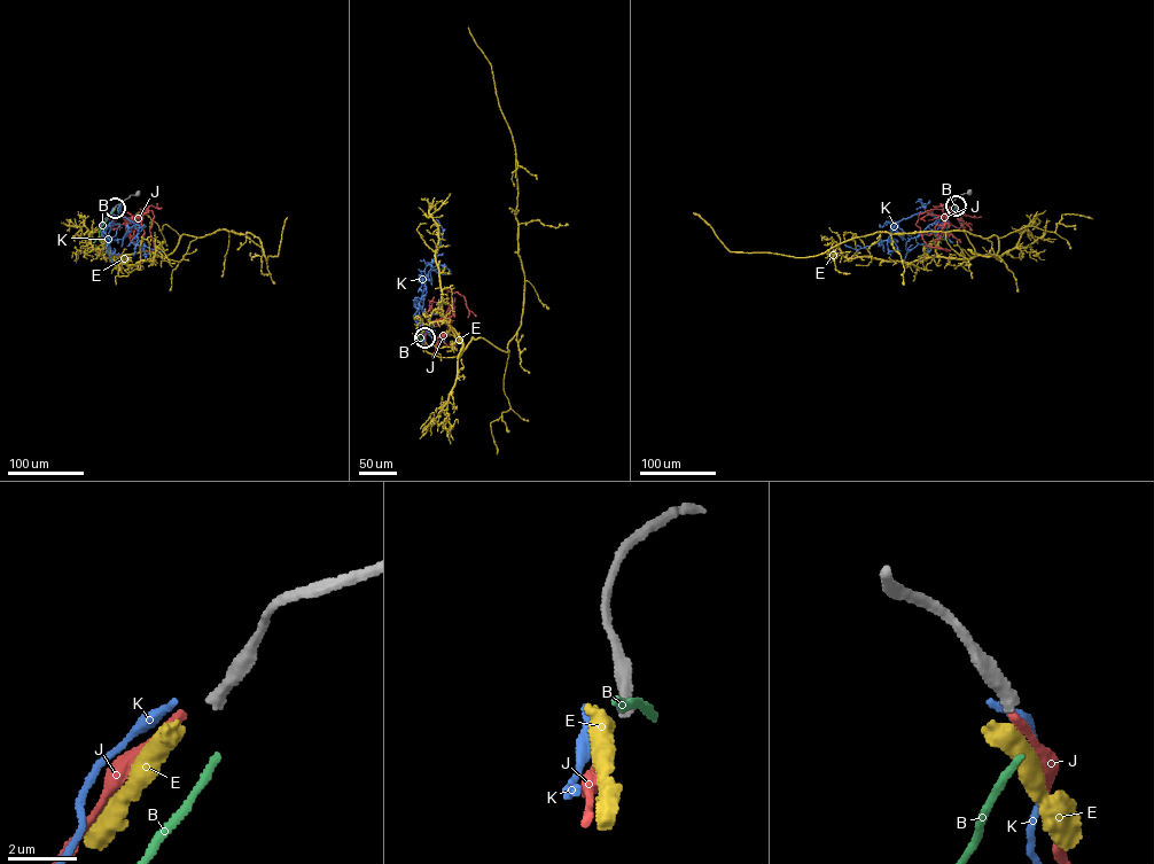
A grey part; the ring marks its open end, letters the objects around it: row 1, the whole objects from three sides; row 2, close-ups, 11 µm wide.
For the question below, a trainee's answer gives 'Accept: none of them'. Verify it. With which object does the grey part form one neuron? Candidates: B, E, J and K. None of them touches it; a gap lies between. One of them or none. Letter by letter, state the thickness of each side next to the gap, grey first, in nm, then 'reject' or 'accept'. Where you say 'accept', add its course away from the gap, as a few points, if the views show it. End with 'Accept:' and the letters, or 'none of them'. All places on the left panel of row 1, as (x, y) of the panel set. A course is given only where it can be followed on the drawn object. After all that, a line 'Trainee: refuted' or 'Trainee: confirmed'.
B: 360 nm thick on the grey side, 220 nm on the other; reject
E: 360 nm thick on the grey side, 550 nm on the other; reject
J: 360 nm thick on the grey side, 280 nm on the other; reject
K: 360 nm thick on the grey side, 220 nm on the other; reject
Accept: none of them
Trainee: confirmed

